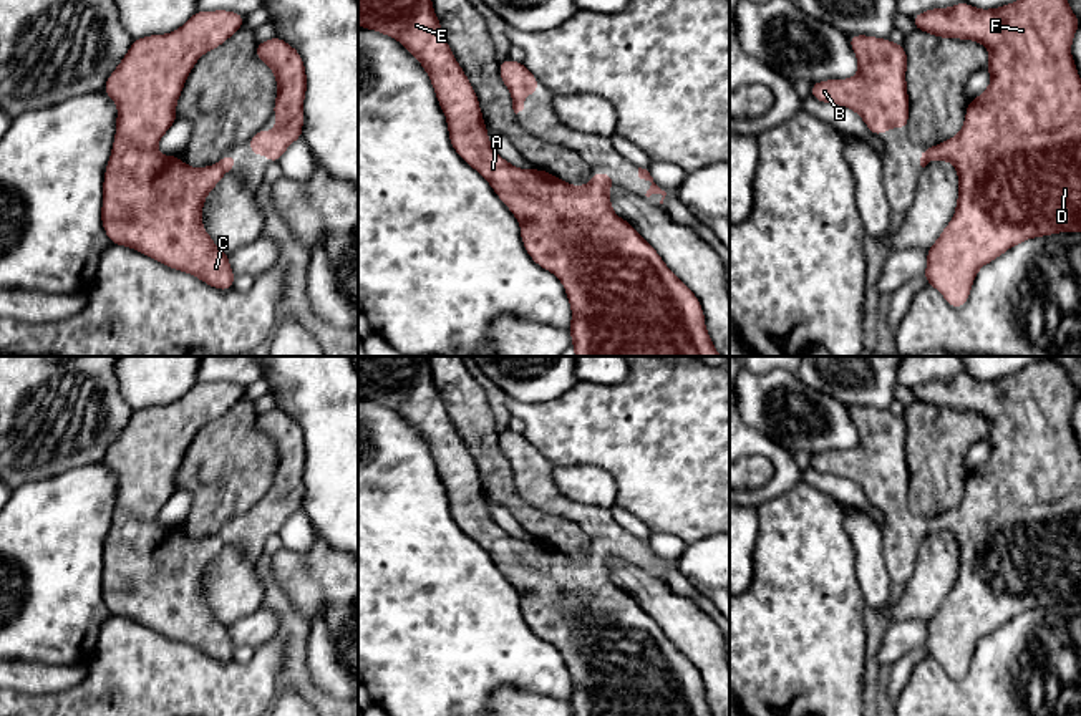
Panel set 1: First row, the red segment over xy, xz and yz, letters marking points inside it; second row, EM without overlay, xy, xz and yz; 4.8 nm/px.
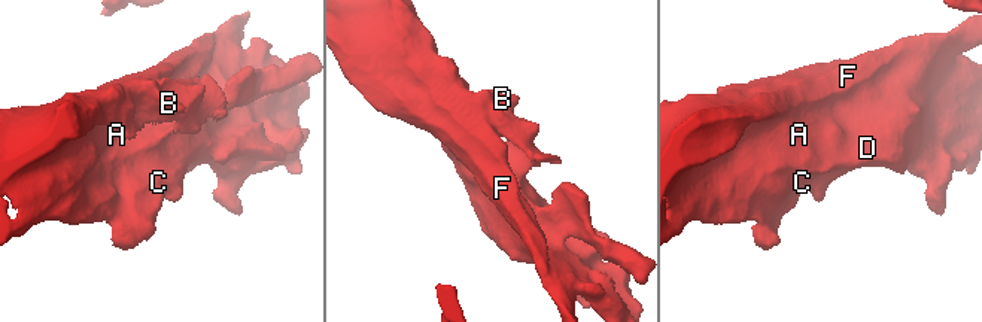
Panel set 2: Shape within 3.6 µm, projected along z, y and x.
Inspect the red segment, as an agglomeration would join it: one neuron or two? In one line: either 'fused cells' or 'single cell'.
single cell

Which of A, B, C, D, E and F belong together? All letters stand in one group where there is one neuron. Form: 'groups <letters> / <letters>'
groups A B C D E F

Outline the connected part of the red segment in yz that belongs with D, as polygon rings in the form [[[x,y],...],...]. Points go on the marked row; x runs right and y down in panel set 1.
[[[1016,0],[990,10],[962,2],[948,8],[930,8],[914,15],[912,20],[915,30],[938,38],[973,40],[990,51],[983,68],[991,75],[990,86],[968,101],[962,131],[937,146],[925,148],[920,157],[922,167],[938,159],[952,162],[958,174],[955,214],[927,250],[923,277],[950,307],[962,308],[978,270],[1008,249],[1033,237],[1081,232],[1081,78],[1071,56],[1079,20],[1068,0]]]

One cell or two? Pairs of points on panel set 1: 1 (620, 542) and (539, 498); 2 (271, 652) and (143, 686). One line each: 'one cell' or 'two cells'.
1: one cell
2: one cell

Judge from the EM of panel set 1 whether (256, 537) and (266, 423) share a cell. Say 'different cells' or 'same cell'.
same cell

